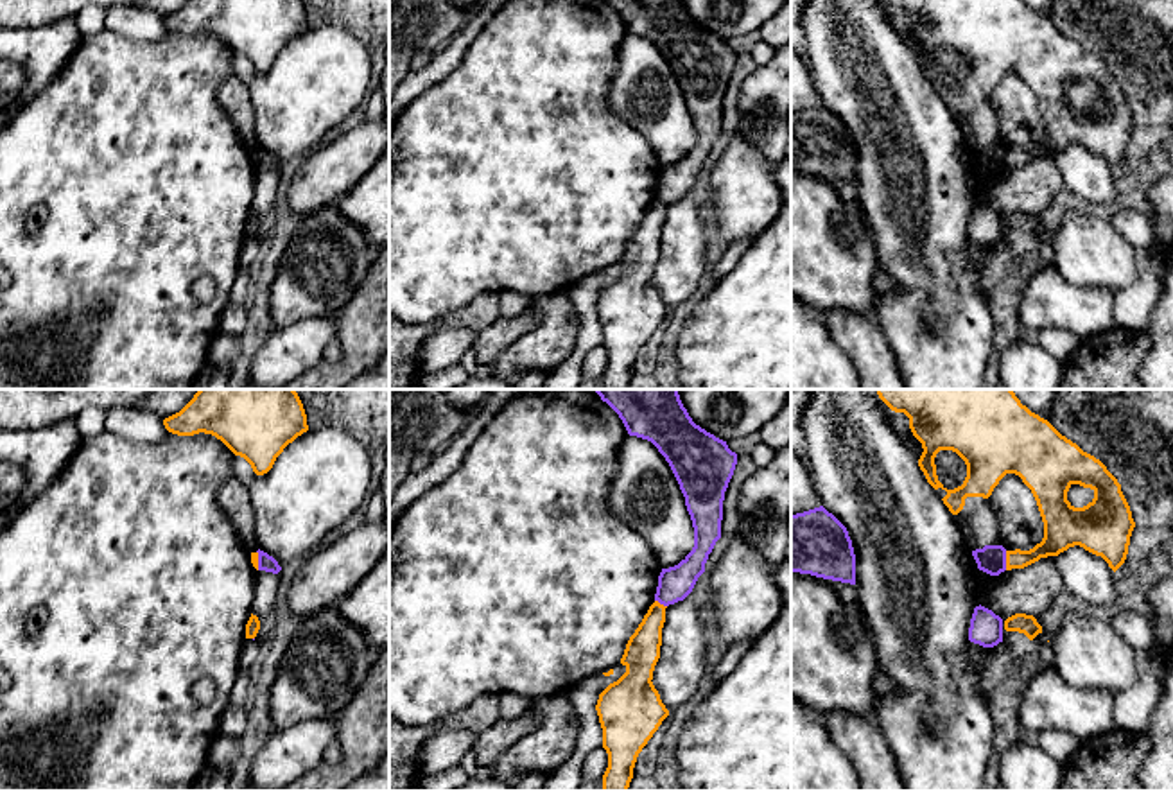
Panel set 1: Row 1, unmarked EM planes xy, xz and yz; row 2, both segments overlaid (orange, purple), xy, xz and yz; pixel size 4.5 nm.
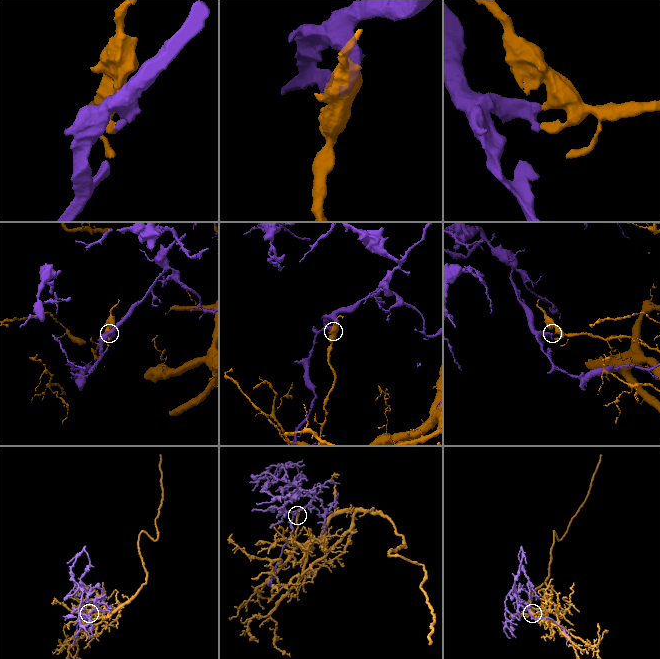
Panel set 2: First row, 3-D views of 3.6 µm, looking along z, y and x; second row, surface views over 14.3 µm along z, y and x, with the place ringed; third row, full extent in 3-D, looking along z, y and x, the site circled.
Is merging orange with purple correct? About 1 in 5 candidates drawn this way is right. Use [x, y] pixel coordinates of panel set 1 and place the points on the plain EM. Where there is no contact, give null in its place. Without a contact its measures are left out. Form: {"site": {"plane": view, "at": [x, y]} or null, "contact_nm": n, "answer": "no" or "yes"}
{"site": {"plane": "yz", "at": [1007, 158]}, "contact_nm": 90, "answer": "no"}

